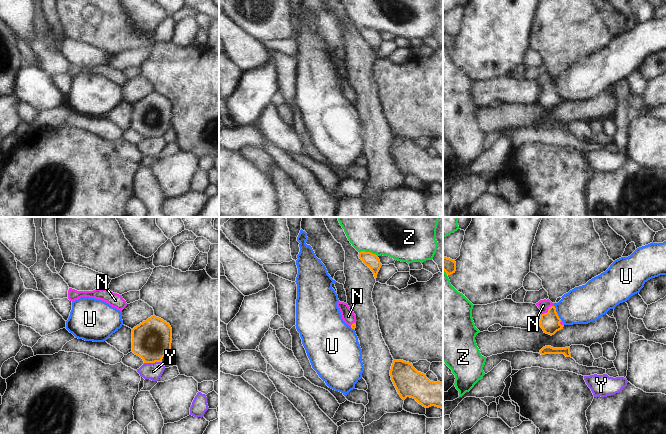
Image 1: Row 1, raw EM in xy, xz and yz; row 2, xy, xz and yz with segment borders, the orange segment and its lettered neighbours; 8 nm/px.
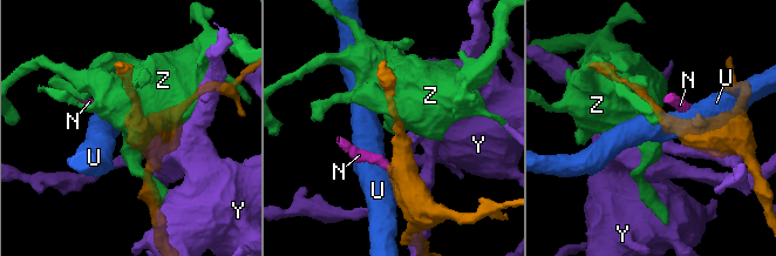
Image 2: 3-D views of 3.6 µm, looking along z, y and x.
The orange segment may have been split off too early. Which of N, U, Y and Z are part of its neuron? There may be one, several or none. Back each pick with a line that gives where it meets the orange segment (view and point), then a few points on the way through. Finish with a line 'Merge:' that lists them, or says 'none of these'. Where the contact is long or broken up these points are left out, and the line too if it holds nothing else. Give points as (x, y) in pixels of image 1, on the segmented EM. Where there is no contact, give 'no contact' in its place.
N: contact yz (548, 311); way yz (550, 322), (548, 311), (543, 305)
Merge: N

